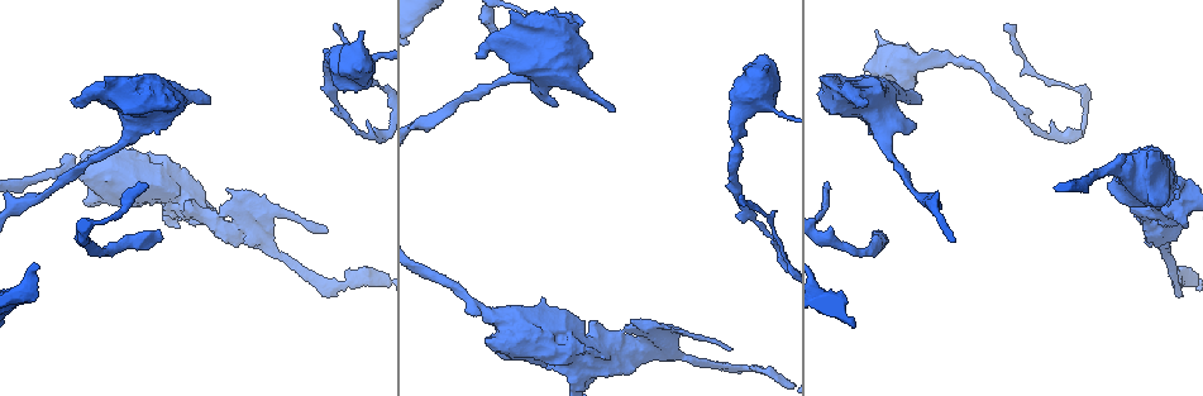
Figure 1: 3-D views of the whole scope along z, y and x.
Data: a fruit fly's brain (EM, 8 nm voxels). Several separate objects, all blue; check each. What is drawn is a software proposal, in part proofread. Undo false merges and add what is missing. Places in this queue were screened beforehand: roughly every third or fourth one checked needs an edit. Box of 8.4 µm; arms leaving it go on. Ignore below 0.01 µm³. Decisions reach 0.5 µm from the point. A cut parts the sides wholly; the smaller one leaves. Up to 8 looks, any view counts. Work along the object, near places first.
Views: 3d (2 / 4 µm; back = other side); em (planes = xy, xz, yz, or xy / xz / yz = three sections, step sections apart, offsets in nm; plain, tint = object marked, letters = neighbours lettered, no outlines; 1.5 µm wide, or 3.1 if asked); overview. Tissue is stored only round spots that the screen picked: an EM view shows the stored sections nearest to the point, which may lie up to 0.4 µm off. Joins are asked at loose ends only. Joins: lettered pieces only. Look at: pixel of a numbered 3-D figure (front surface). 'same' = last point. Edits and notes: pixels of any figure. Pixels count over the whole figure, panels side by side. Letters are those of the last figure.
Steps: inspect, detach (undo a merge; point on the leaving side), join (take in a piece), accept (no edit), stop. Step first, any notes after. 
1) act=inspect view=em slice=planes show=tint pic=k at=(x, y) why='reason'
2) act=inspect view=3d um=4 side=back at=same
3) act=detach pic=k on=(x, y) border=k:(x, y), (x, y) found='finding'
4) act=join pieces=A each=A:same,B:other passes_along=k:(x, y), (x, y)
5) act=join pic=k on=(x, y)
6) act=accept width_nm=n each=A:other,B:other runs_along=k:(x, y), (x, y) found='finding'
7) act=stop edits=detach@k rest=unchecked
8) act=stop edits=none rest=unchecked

act=inspect view=3d um=4 pic=1 at=(227, 189) why='an open end'

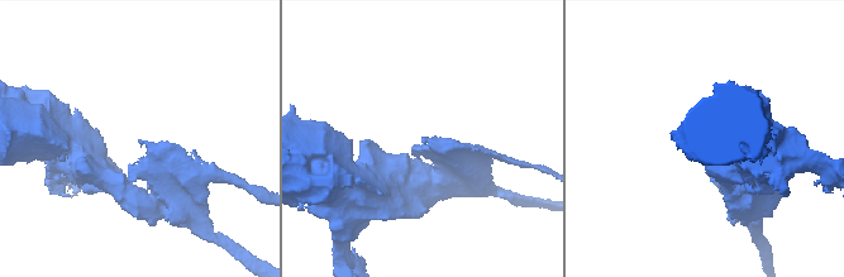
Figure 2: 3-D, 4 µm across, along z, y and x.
act=inspect view=em slice=planes show=letters pic=2 at=(140, 140) why='now the EM'

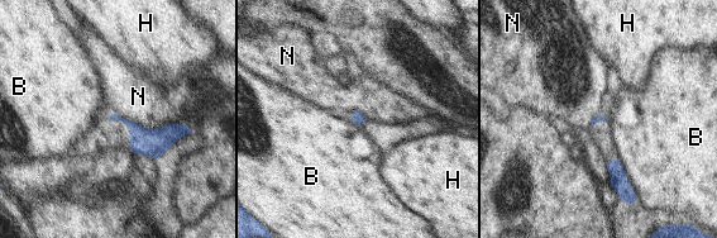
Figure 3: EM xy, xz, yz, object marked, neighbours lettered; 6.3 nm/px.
act=accept each=B:other,H:other,N:other border=3:(109, 115), (147, 128), (183, 124) found='none of them fits'

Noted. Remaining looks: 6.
act=inspect view=em slice=xz step=4 show=letters pic=1 at=(743, 105) why='thick turns thin'

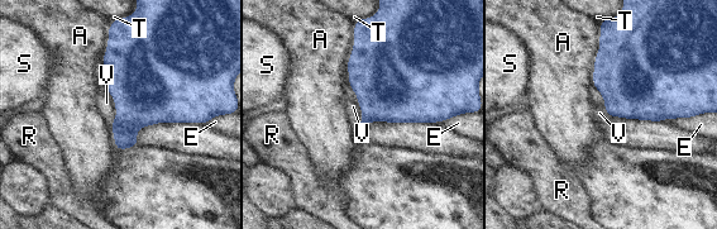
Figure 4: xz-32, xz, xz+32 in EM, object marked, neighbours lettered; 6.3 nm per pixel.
act=accept each=A:other,E:other,R:other,S:other,T:other,V:other found='continuous, no second neuron'

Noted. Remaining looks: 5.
act=inspect view=em slice=xz step=8 show=letters pic=1 at=(72, 102) why='an open end'

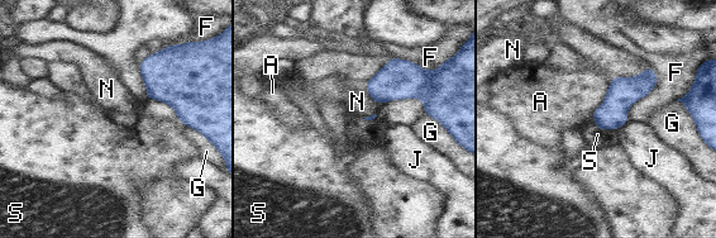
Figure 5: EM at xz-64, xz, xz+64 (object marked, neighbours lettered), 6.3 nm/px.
act=inspect view=em slice=planes show=letters at=same

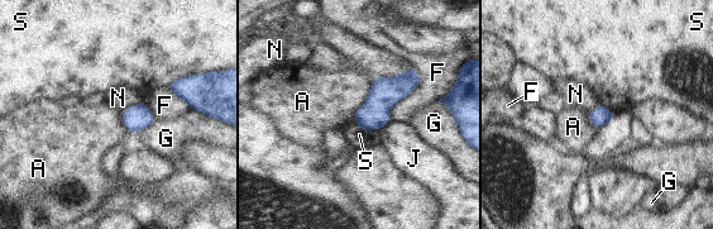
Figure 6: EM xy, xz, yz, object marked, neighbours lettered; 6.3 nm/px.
act=accept each=A:other,F:other,G:other,J:other,N:other,S:other found='none of them fits'

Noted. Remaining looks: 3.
act=stop edits=none rest=unchecked

